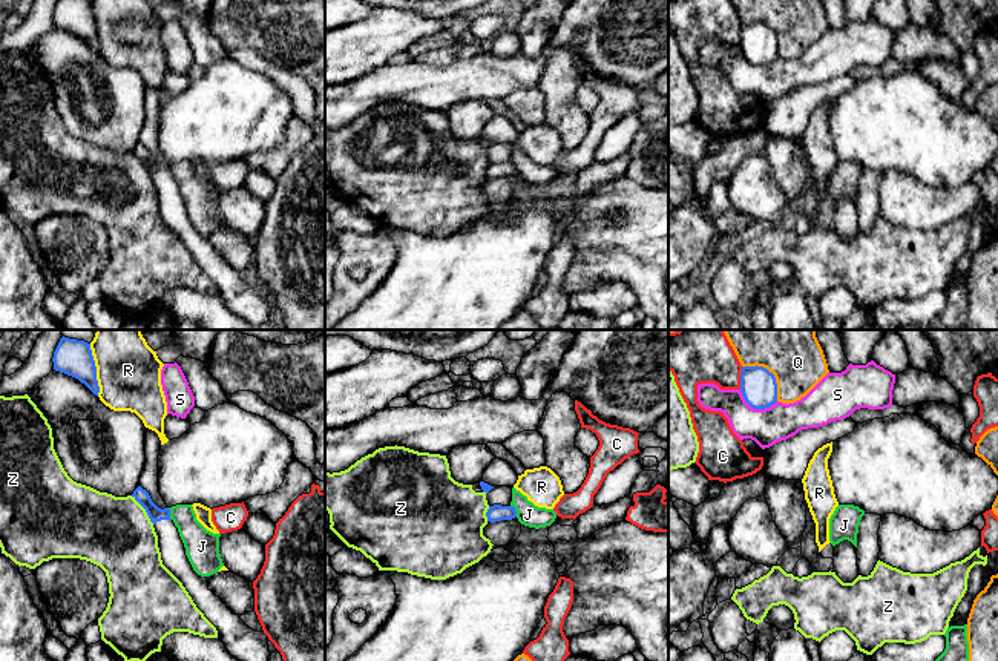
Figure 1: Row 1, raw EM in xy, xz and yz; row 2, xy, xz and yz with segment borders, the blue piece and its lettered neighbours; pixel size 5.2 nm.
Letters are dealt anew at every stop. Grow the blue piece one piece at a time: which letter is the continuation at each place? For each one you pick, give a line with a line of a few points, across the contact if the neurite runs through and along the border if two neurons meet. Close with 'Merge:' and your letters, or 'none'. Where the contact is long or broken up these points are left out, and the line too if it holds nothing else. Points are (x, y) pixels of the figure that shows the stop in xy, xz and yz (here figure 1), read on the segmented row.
Merge: none

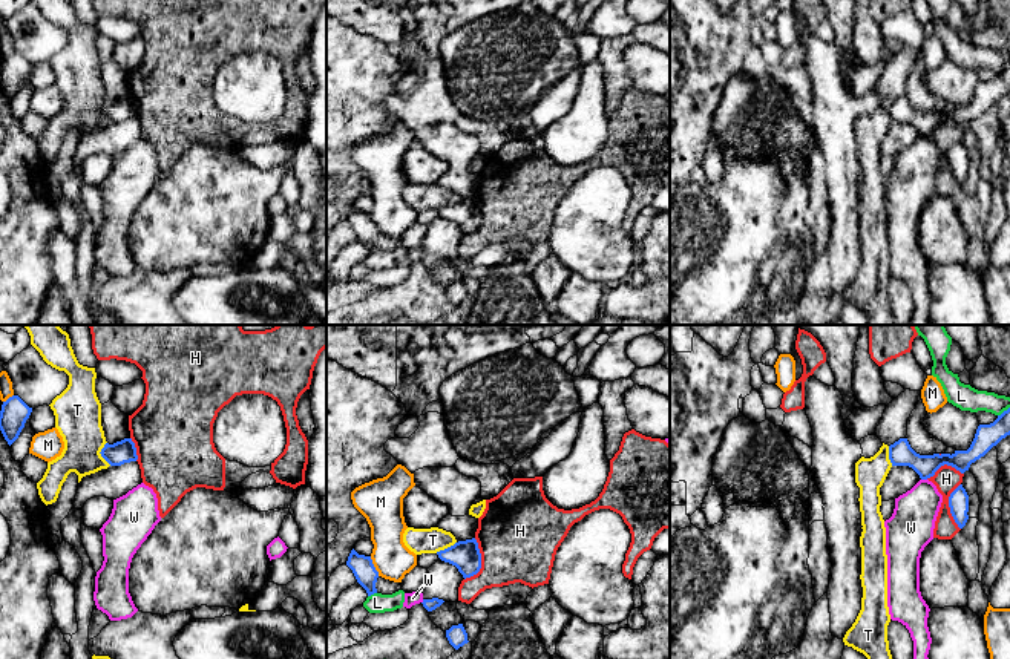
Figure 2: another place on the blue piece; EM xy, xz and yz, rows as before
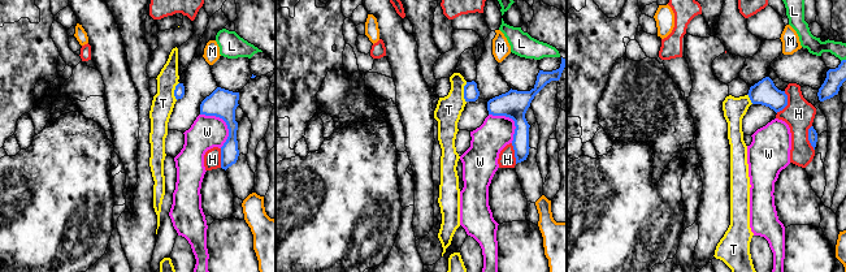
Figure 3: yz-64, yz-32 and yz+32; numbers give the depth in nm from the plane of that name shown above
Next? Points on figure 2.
Merge: none

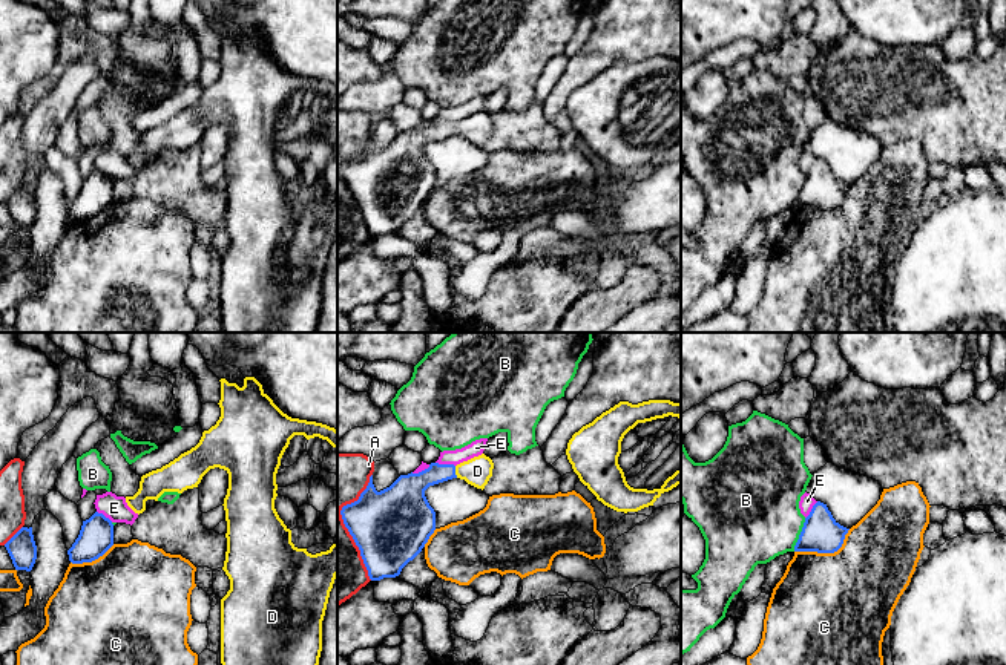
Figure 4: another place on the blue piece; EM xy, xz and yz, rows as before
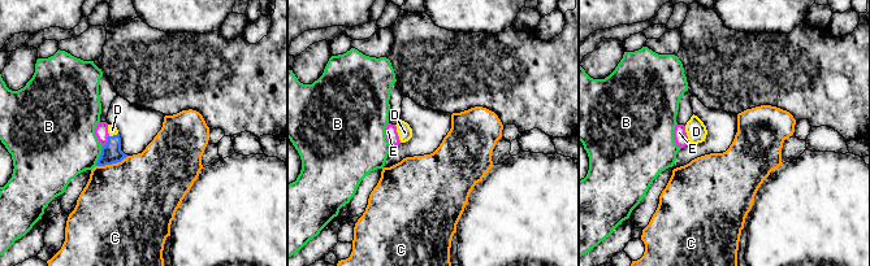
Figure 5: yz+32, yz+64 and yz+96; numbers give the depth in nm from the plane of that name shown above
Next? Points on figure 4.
D: Line: xz (410, 489), (436, 472), (454, 472), (477, 471)
Merge: D

